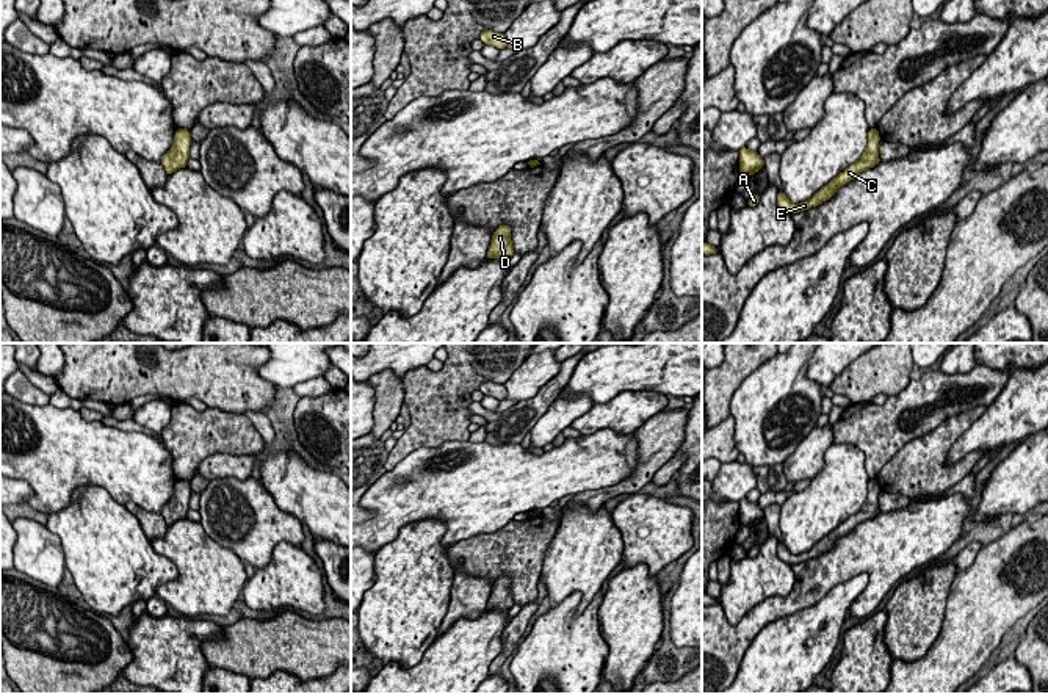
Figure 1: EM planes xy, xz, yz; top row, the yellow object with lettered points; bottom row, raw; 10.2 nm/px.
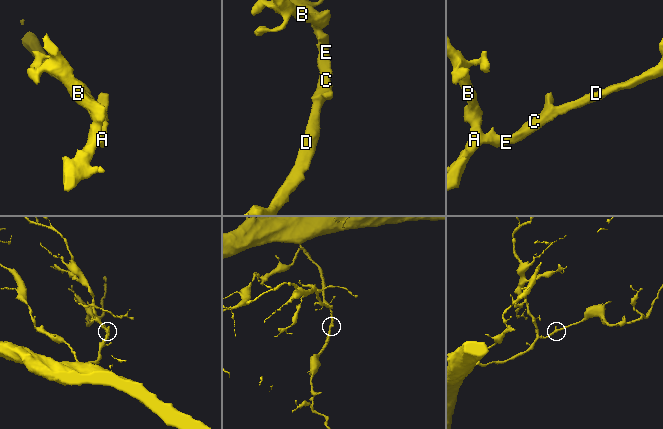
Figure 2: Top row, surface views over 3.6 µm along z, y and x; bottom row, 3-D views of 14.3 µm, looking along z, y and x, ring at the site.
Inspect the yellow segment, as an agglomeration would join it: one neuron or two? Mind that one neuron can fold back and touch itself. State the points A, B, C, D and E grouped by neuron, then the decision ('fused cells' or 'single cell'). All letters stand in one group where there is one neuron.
groups A B C D E; single cell

